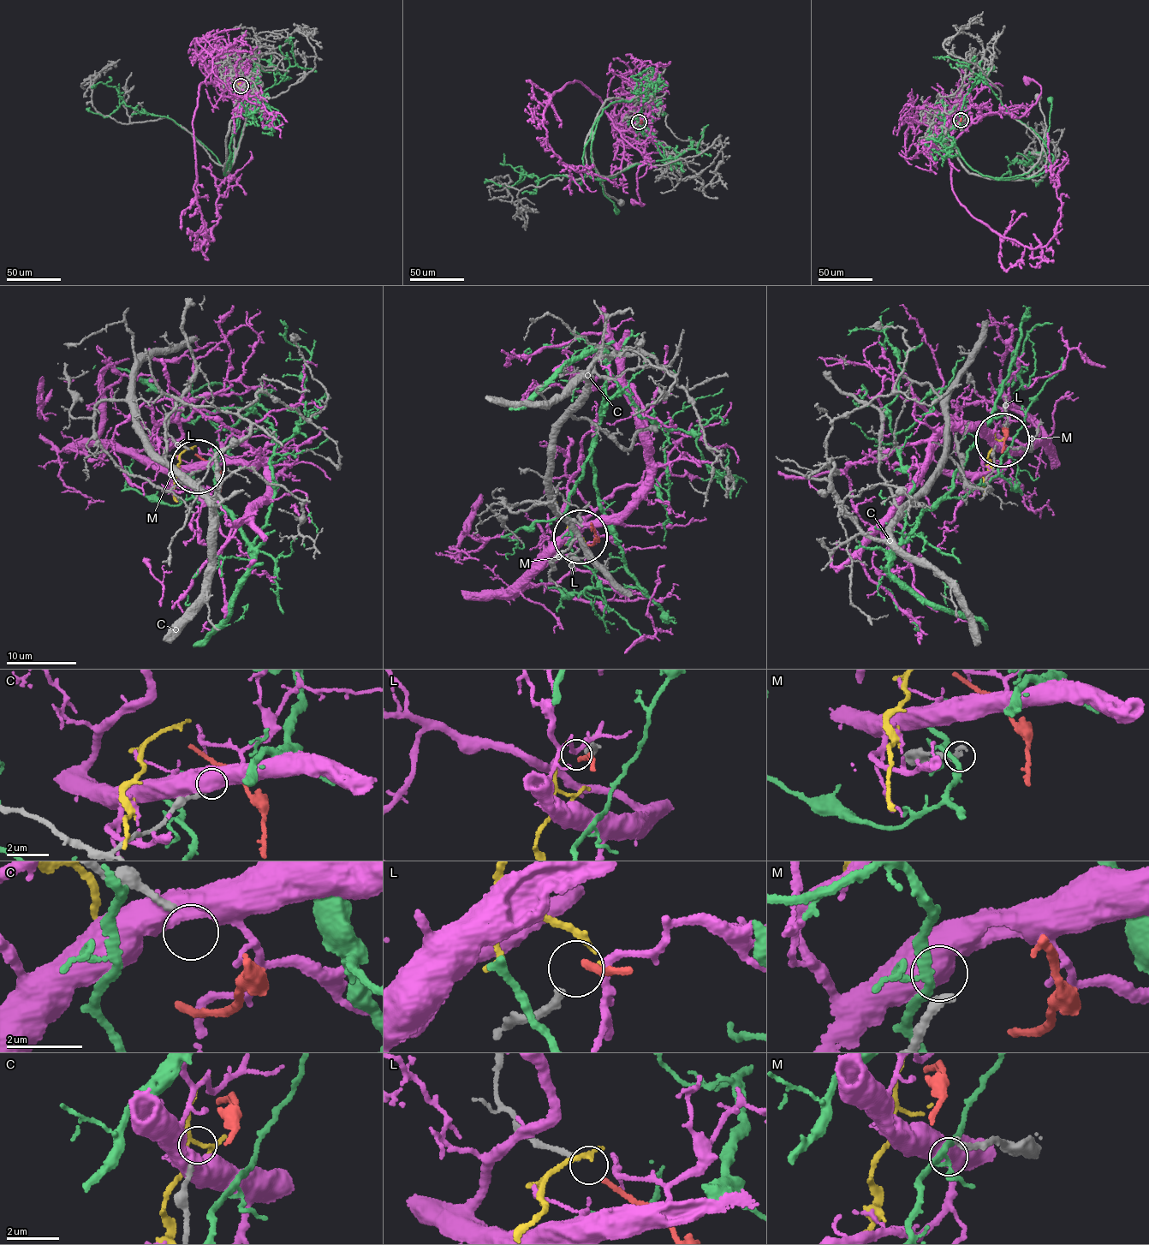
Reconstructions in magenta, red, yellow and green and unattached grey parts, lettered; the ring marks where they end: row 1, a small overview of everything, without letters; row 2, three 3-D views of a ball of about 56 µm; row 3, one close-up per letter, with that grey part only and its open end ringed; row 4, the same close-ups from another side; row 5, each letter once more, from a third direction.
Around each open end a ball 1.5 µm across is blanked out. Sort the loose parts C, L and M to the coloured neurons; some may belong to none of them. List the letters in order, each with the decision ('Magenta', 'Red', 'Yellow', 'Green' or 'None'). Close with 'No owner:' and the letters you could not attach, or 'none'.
C: None
L: Red
M: None
No owner: C, M

